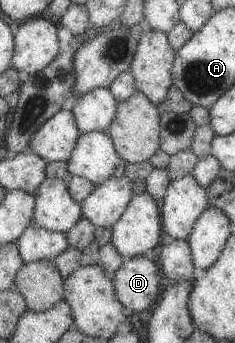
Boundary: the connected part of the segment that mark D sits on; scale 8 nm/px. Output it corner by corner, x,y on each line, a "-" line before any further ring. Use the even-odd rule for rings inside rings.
144,255
124,259
111,281
116,300
140,315
150,310
162,289
156,264

